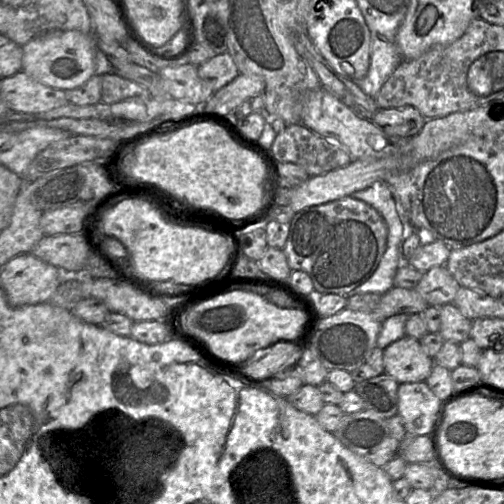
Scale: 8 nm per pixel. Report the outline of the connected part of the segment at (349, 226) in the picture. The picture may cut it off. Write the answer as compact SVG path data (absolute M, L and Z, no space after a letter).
M347 196L339 200L334 200L324 204L307 207L297 212L293 217L292 221L290 222L290 230L288 238L282 250L286 255L288 265L292 271L304 271L308 273L308 275L311 277L314 284L315 295L337 294L344 297L348 297L348 294L352 290L354 290L356 287L366 282L376 271L381 261L381 258L386 251L387 239L388 239L387 224L383 219L383 217L379 214L379 212L371 205L361 200L357 200L350 196Z

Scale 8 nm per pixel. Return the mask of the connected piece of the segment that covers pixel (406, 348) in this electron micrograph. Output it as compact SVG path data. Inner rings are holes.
M412 336L391 343L383 350L384 372L400 383L425 381L434 366L434 359Z

